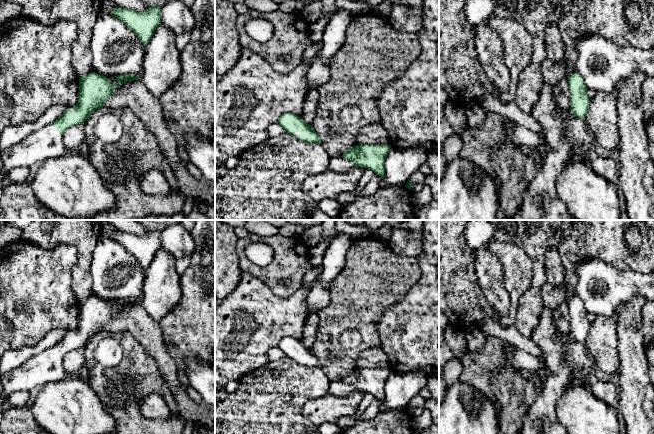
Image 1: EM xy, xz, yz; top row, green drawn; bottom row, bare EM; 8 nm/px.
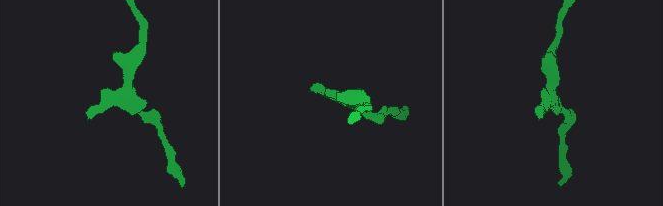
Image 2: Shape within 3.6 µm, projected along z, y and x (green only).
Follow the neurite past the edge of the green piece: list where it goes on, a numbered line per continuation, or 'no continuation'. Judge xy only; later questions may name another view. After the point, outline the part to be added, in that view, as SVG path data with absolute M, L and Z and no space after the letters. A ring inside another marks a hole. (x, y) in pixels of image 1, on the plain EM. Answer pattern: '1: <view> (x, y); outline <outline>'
1: xy (44, 367); outline M50 348L45 349L26 362L3 375L0 375L0 422L3 417L4 401L18 391L41 389L46 383L74 378L63 367L63 359Z

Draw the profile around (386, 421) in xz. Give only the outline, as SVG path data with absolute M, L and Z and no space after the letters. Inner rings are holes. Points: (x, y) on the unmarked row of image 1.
M382 409L369 420L359 420L342 434L415 434L412 416L405 410Z

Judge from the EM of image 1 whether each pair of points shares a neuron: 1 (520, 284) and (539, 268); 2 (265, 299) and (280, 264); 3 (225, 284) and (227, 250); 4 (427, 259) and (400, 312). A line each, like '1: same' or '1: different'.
1: different
2: different
3: same
4: same

